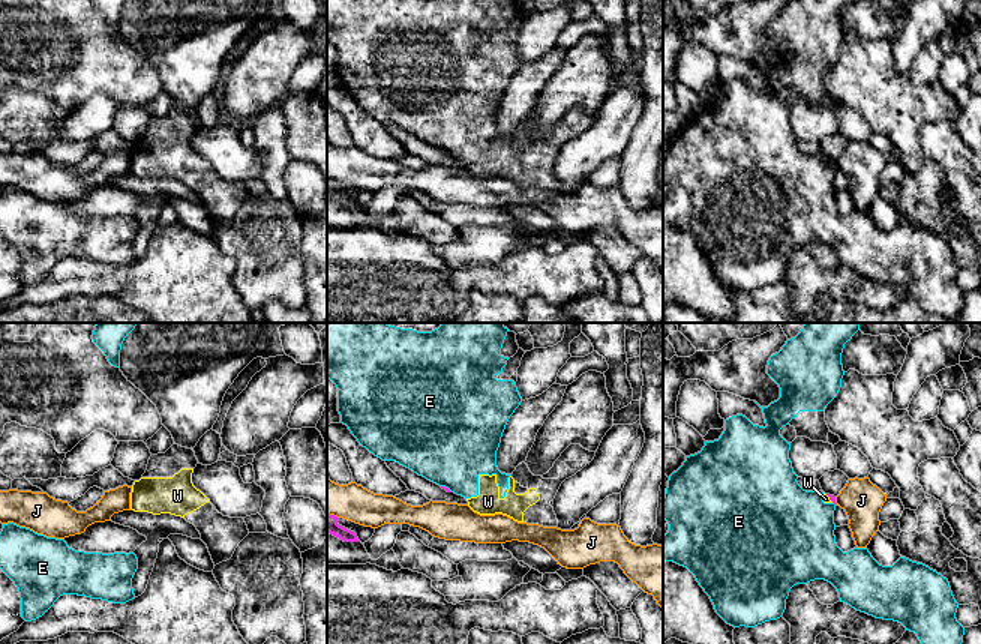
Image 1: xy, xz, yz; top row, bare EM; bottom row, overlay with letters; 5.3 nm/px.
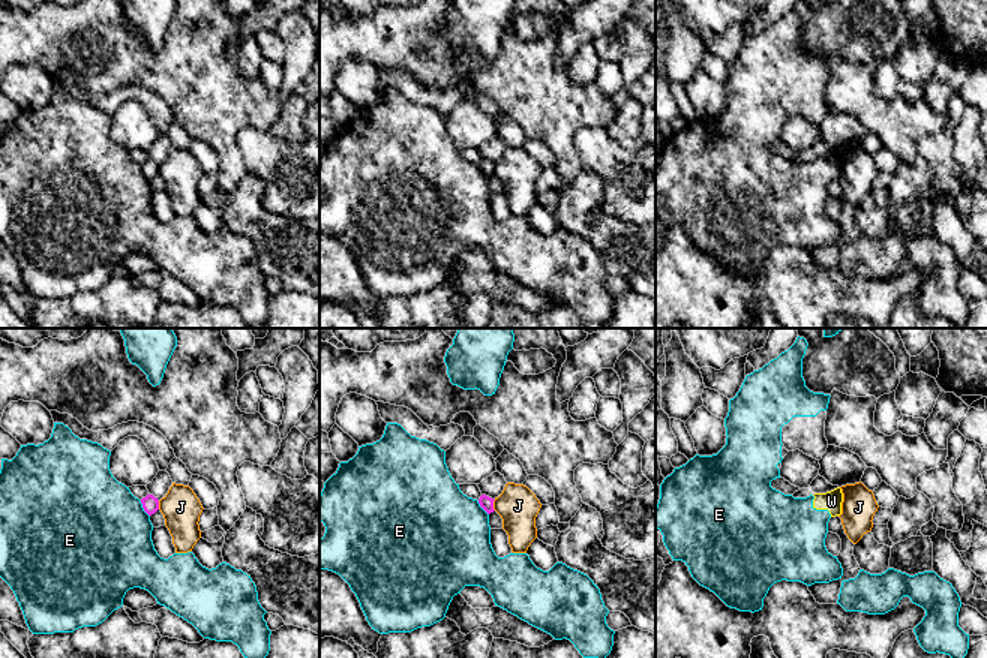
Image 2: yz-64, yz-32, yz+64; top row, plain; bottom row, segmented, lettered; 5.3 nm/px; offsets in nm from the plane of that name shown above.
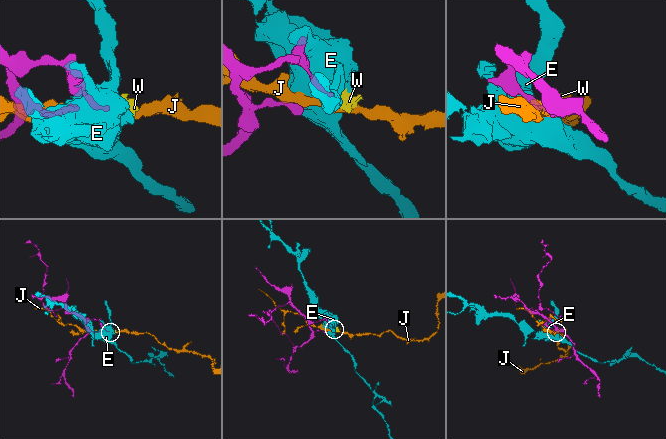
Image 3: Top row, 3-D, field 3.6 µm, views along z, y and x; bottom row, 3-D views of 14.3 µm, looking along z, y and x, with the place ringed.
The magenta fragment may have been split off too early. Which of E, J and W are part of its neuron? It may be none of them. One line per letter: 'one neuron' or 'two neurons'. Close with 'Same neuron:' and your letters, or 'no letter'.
E: two neurons
J: two neurons
W: two neurons
Same neuron: no letter

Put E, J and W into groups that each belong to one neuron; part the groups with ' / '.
E W / J

